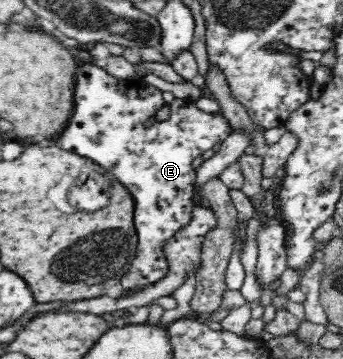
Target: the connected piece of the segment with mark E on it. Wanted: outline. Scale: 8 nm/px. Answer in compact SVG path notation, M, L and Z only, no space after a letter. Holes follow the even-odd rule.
M83 64L75 76L72 121L58 139L62 149L92 159L110 171L131 193L135 201L133 222L137 233L137 250L129 270L120 281L126 291L136 291L144 285L154 284L168 273L168 260L162 252L162 245L190 221L192 207L195 207L195 201L200 195L196 181L197 172L192 168L192 161L206 151L212 150L215 145L222 145L233 131L229 119L224 117L221 110L207 113L200 110L194 101L184 98L174 98L169 105L165 105L162 92L148 85L141 75L118 79L96 64ZM163 106L168 107L170 117L165 121L157 121L154 113Z

